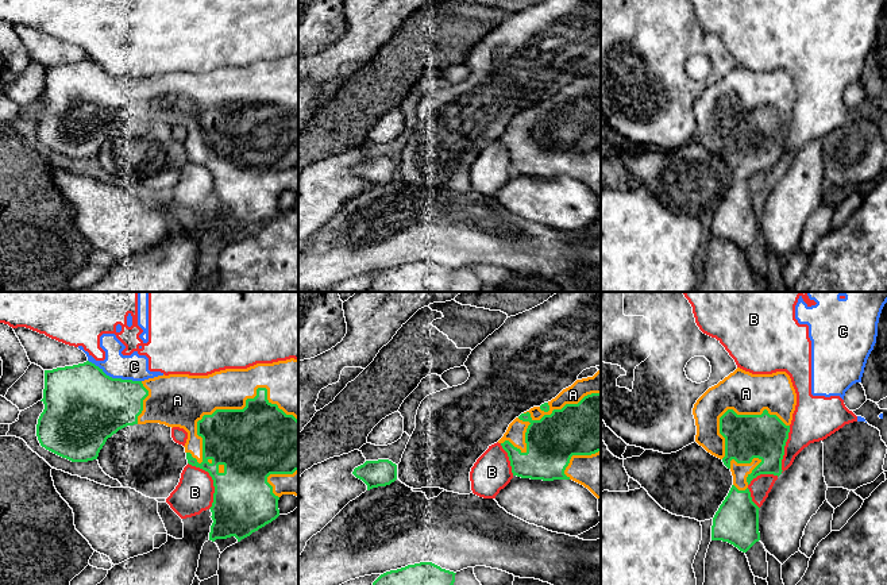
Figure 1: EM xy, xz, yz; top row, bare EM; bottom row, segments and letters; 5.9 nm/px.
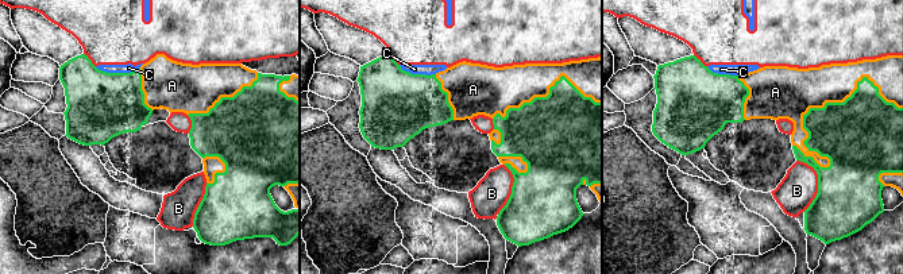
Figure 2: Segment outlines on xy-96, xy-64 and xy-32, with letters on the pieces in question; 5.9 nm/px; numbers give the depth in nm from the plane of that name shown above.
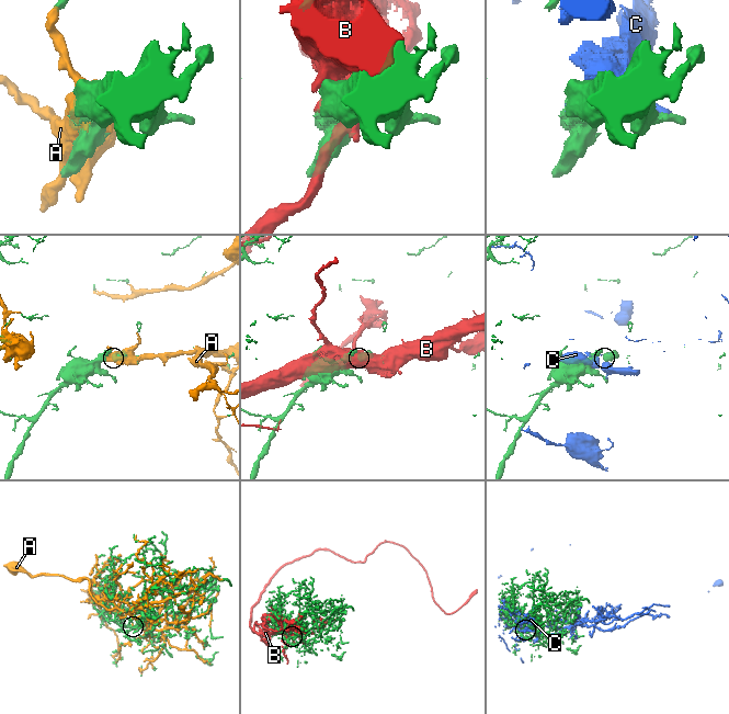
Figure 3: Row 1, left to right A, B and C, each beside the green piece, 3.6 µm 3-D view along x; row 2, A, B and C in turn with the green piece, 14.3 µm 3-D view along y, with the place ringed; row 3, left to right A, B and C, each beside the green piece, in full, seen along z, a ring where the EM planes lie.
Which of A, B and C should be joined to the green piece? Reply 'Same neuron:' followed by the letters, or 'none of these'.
Same neuron: A

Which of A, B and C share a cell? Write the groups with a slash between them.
A / B C

